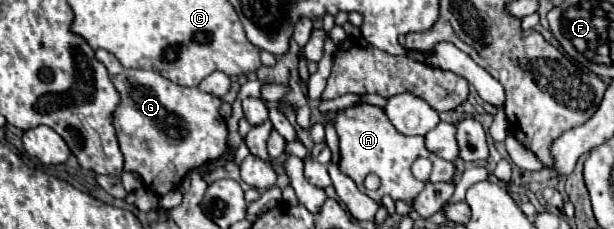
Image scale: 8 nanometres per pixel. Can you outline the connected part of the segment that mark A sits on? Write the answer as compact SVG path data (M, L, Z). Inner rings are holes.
M359 103L353 107L347 107L343 111L337 111L335 115L335 129L339 135L339 169L349 175L359 191L363 191L365 195L369 195L379 207L381 197L387 193L391 195L395 201L405 201L405 203L413 203L413 199L423 191L425 183L417 181L411 173L411 165L417 157L427 157L433 163L433 173L429 177L431 183L453 183L455 181L455 173L457 167L455 163L449 163L437 155L433 155L427 147L425 147L425 137L421 135L403 135L399 133L393 123L389 121L385 109L377 107L377 105L367 105L367 103ZM369 173L375 173L381 179L381 189L377 191L367 191L363 181Z

